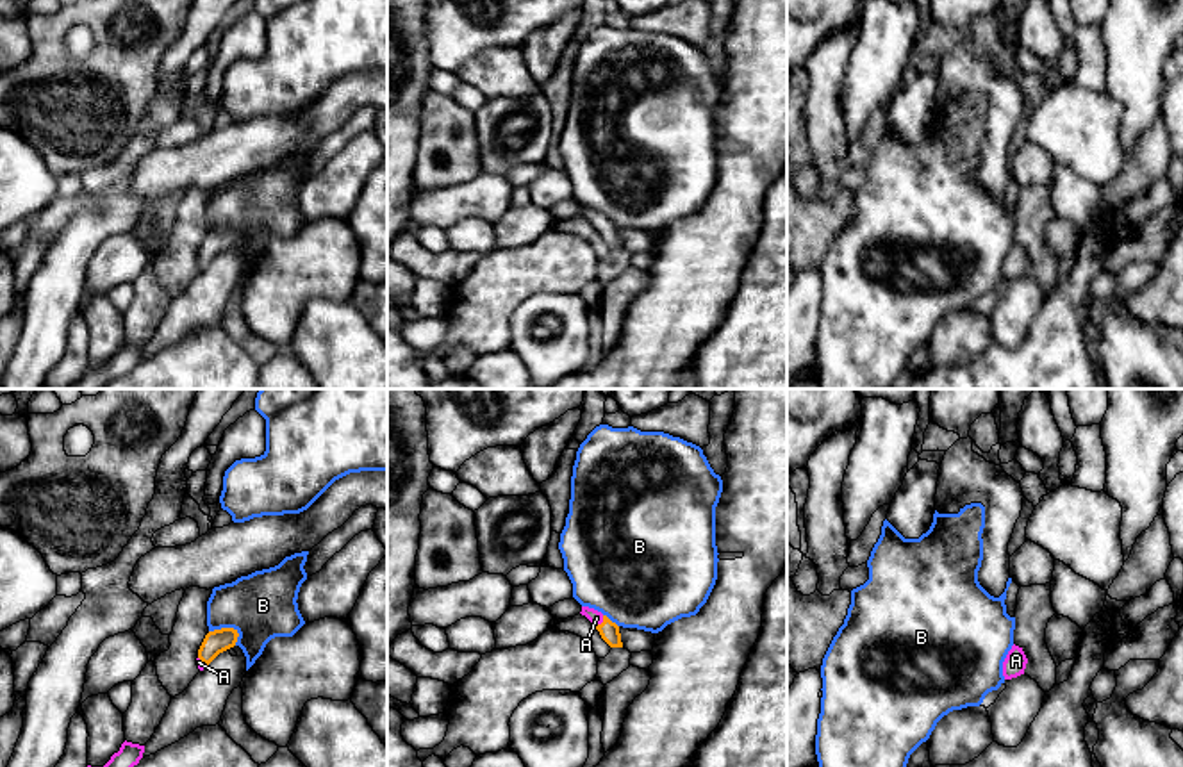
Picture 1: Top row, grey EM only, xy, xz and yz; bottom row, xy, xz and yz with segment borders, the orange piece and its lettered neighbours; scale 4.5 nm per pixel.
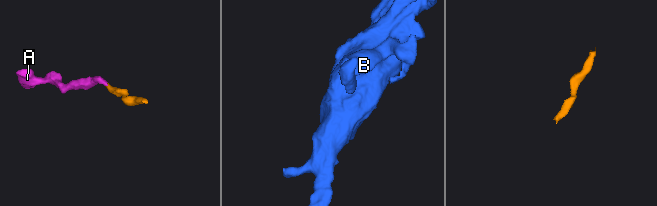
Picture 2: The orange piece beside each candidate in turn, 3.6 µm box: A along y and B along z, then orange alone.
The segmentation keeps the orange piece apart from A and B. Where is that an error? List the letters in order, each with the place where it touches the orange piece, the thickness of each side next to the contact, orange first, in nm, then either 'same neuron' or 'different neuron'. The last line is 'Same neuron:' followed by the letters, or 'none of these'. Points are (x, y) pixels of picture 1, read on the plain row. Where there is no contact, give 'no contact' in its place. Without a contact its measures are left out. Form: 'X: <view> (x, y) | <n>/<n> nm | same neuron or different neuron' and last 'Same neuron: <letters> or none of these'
A: xz (603, 222) | 90/60 nm | same neuron
B: xy (225, 229) | 110/300 nm | different neuron
Same neuron: A

